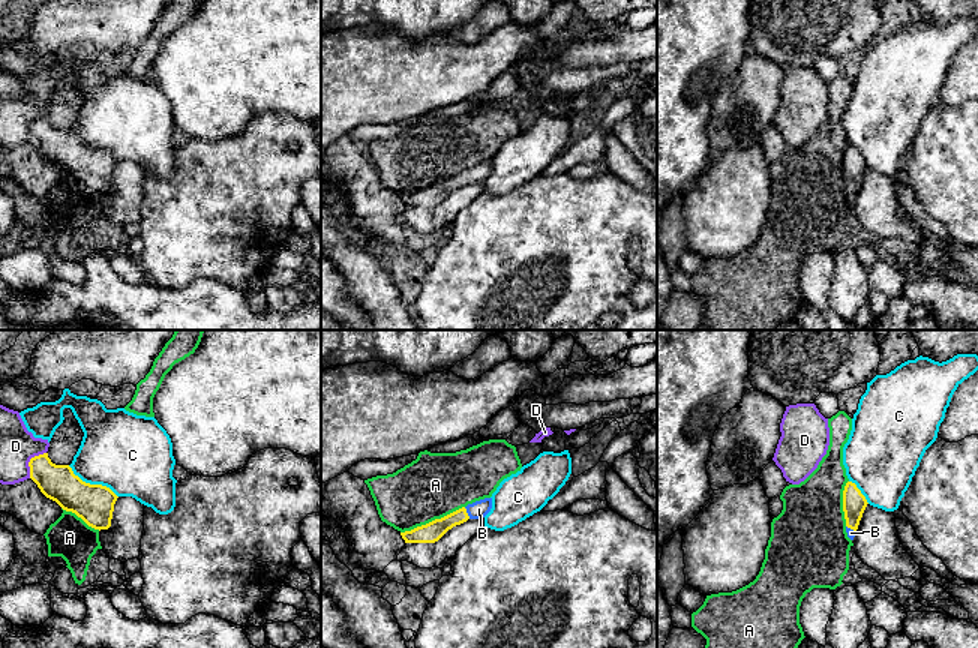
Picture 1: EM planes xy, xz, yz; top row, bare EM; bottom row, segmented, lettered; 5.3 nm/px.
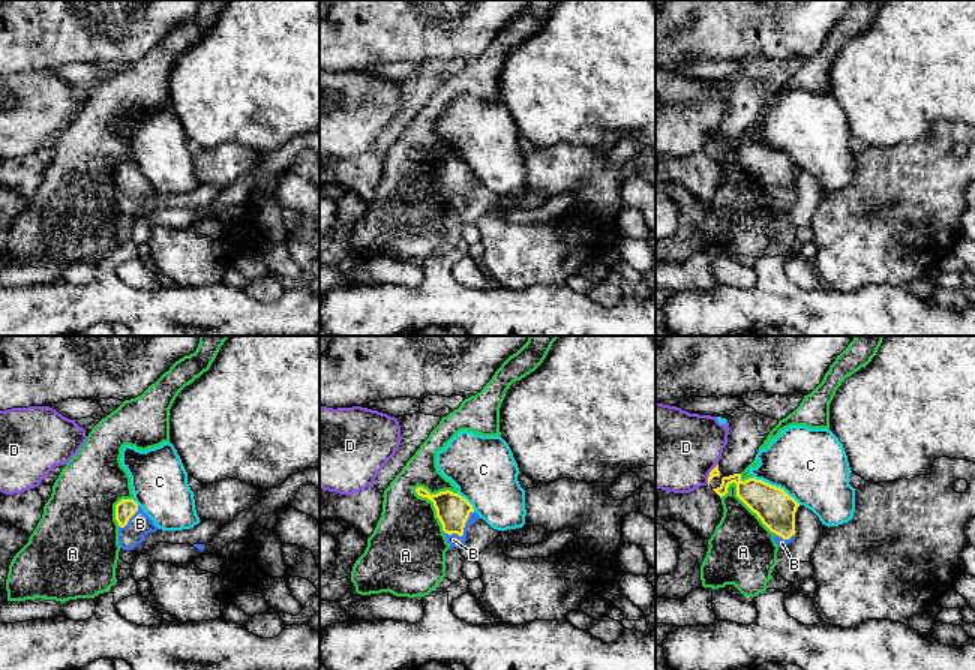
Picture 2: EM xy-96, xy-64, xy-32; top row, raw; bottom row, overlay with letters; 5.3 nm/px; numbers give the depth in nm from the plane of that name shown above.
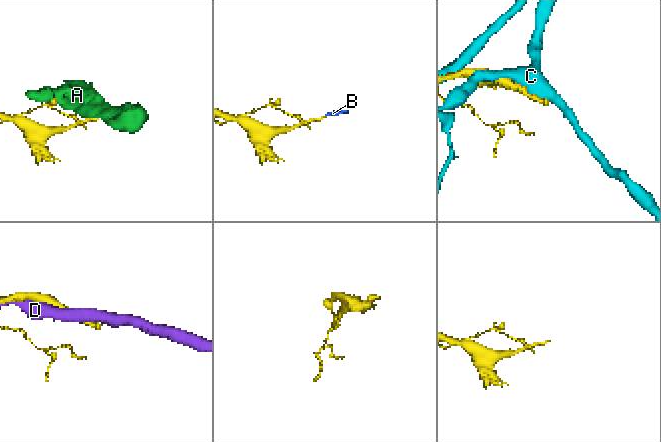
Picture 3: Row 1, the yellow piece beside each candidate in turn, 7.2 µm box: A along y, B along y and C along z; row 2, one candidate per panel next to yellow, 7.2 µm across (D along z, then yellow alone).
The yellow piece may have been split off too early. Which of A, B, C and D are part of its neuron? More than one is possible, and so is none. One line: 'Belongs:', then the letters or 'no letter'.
Belongs: B

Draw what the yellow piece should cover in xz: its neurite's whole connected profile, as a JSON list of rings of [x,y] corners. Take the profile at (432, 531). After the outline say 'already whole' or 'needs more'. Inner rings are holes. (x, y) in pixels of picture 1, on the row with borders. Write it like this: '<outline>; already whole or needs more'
[[[484,498],[468,504],[441,519],[435,519],[426,525],[417,526],[411,531],[400,532],[405,543],[435,543],[448,530],[466,522],[468,519],[484,518],[492,508],[492,498]]]; needs more

